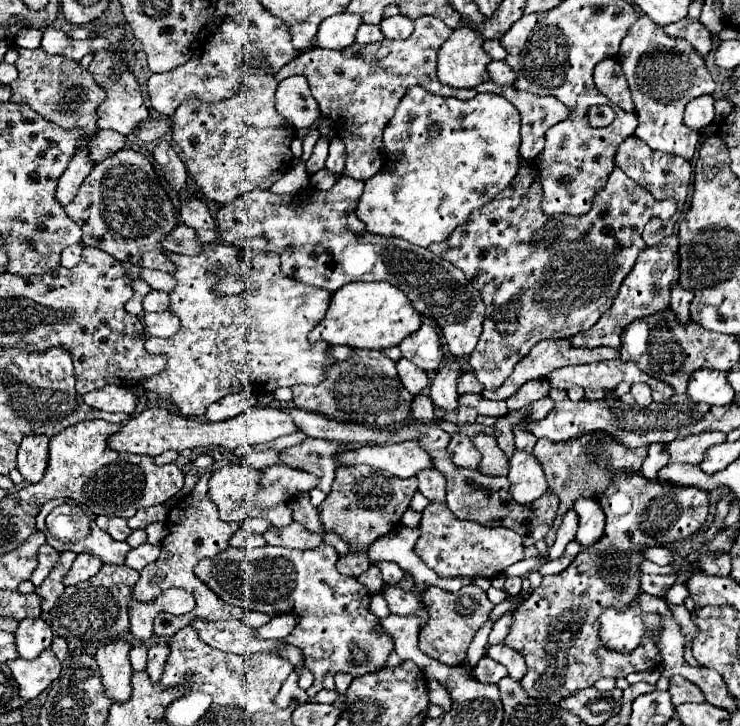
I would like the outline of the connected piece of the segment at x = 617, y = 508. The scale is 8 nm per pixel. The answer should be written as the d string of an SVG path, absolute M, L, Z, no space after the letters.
M610 472L610 486L606 492L598 496L598 502L606 514L606 532L602 538L590 546L584 548L574 562L560 574L544 576L542 584L530 594L528 600L524 600L512 614L512 626L508 636L502 640L502 644L524 654L528 664L528 674L520 682L522 688L528 692L528 696L536 696L538 700L548 700L552 704L558 704L564 696L574 694L576 690L594 686L600 678L626 678L632 672L644 672L654 670L660 666L662 656L660 648L656 648L656 642L652 636L644 636L638 644L636 652L616 652L612 648L606 648L598 636L600 630L600 614L606 608L618 608L626 610L628 604L632 604L640 594L640 578L638 578L638 564L644 560L642 552L646 548L664 546L682 542L700 530L704 530L708 512L710 512L710 498L706 490L694 488L694 486L678 486L670 482L660 482L658 478L650 480L642 476L642 472Z

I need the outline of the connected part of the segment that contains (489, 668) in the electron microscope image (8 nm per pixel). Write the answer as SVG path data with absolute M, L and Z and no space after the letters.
M484 656L478 664L476 664L476 668L474 668L474 678L478 680L478 682L492 682L492 676L498 676L500 678L500 664L498 662L492 662L492 658L488 658L488 656Z

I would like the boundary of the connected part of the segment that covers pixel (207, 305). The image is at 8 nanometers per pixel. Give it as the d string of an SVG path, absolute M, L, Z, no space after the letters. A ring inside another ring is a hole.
M212 242L212 244L204 244L204 248L202 248L200 254L184 256L184 254L172 254L172 252L170 252L168 258L170 258L170 262L176 266L176 270L170 272L170 274L176 278L176 286L174 286L174 290L170 292L170 306L168 306L168 310L174 312L174 314L178 314L178 316L182 314L182 328L180 328L178 334L172 336L172 338L154 338L154 336L148 336L148 338L146 338L146 350L148 350L150 354L164 354L164 356L168 358L168 364L166 364L166 368L164 368L160 374L142 380L140 386L144 386L148 392L154 392L154 394L162 396L162 398L168 400L168 402L174 402L176 408L178 408L178 412L180 412L182 416L186 416L186 418L200 418L200 416L204 416L206 408L208 408L212 402L216 402L216 400L220 400L220 398L224 398L224 396L228 396L228 394L248 392L248 394L254 394L254 396L262 396L262 394L272 394L272 392L274 392L276 388L280 388L280 386L320 384L320 378L324 376L324 368L332 366L332 364L334 364L334 358L332 358L330 354L326 354L328 344L310 344L310 342L308 342L308 332L324 318L324 314L326 314L326 310L328 310L328 306L330 306L332 294L330 294L328 290L316 288L316 286L308 286L308 284L302 284L302 282L298 282L298 280L286 276L286 274L280 270L280 256L278 256L278 254L270 254L270 252L264 252L264 254L262 254L262 252L252 252L252 250L244 250L244 248L236 248L236 246L228 246L228 244L214 244L214 242ZM226 274L240 274L240 276L244 276L248 288L246 288L242 294L238 294L238 296L216 296L212 288L214 288L214 284L216 284L220 278L224 278Z

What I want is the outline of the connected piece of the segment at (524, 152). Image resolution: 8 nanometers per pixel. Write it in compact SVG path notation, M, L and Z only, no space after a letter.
M492 80L476 86L476 92L494 92L512 102L522 116L520 156L530 162L544 150L546 130L568 116L568 108L554 96L536 96L520 92L514 86L500 86Z

